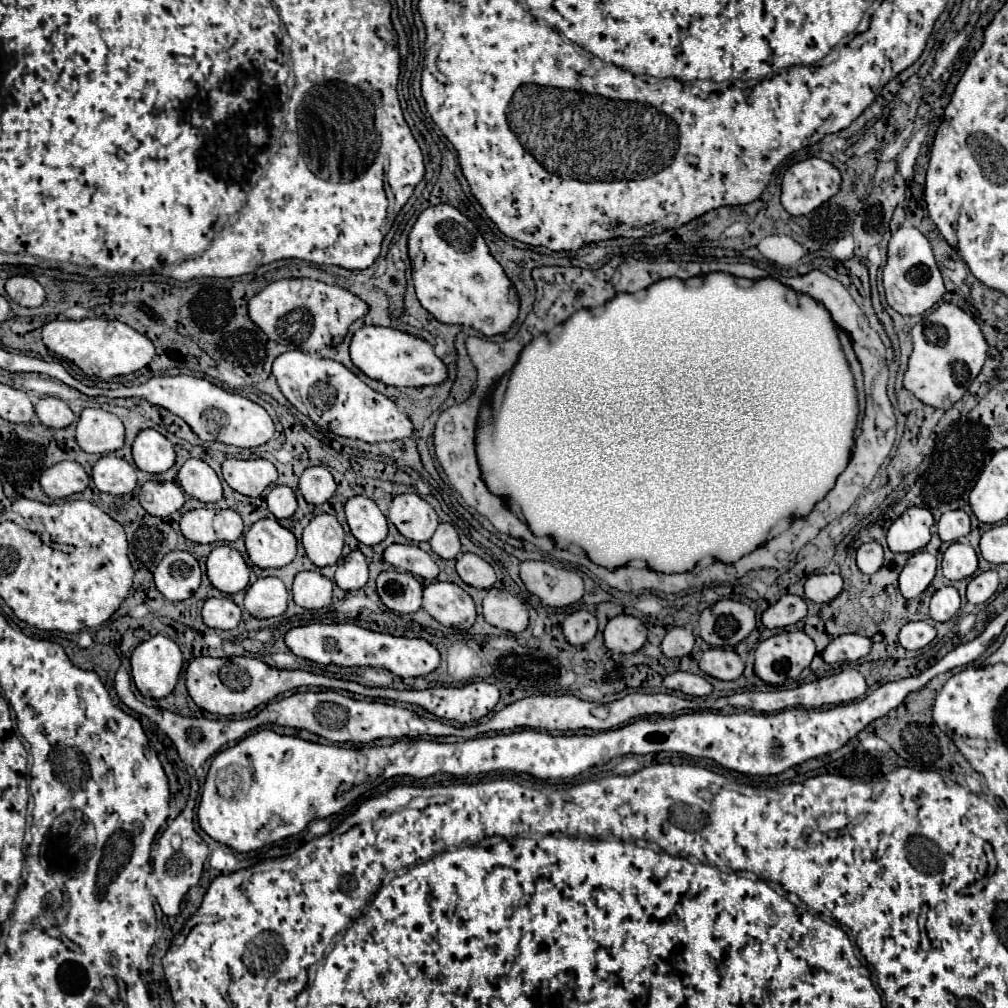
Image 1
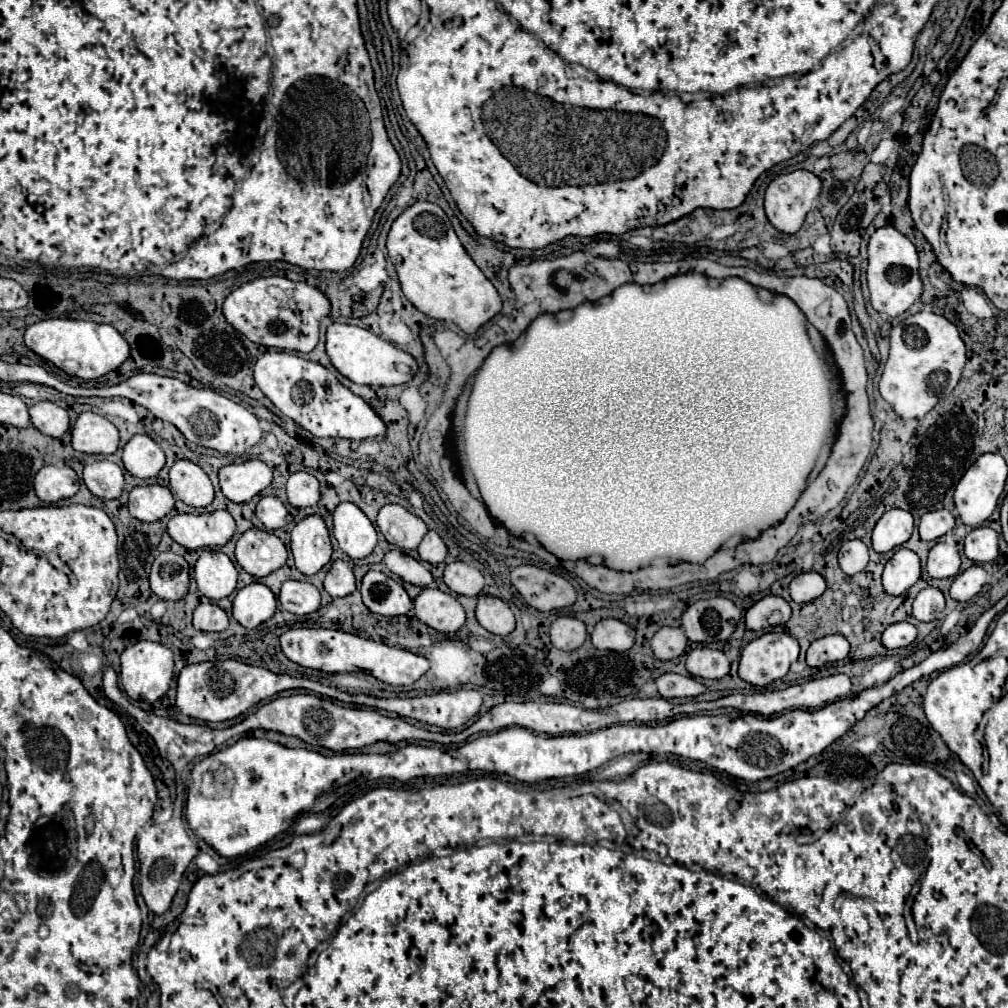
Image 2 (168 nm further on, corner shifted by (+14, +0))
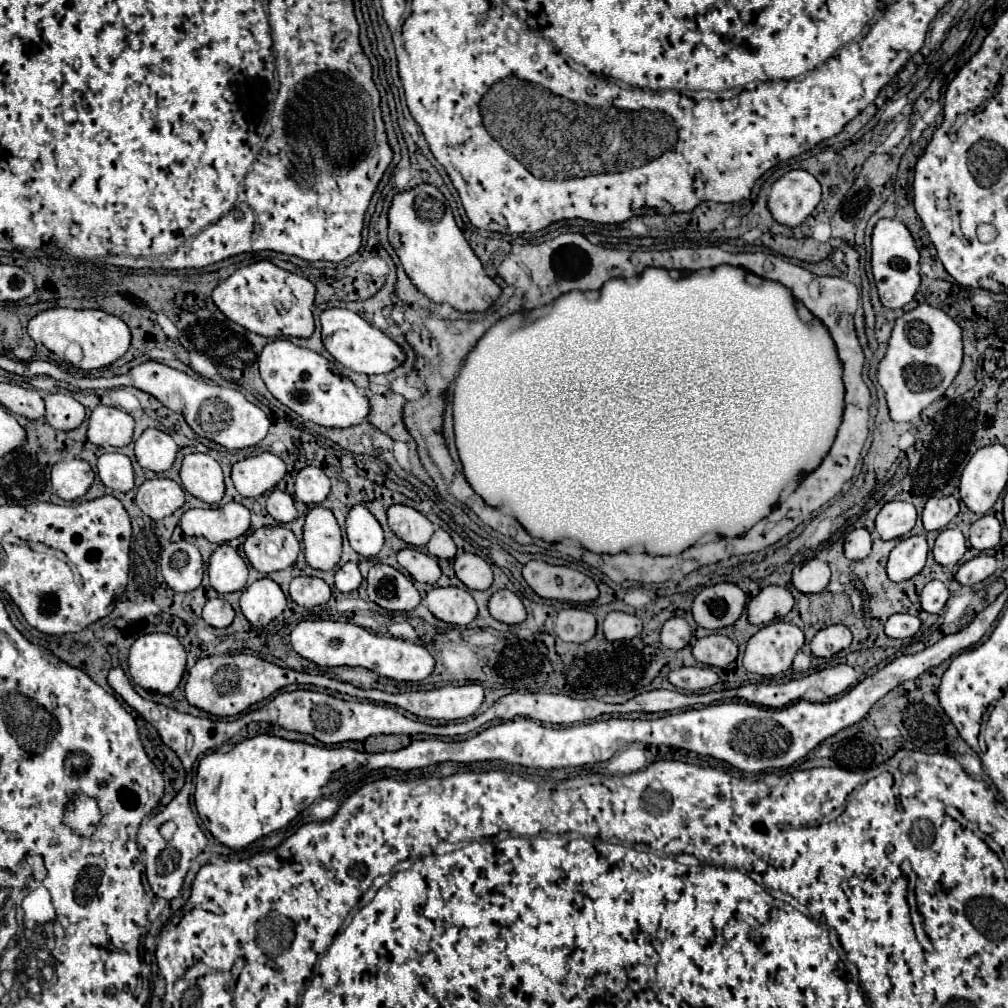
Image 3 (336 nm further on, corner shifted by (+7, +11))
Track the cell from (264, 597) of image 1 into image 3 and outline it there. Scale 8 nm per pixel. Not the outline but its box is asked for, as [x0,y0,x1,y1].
[240,578,286,626]

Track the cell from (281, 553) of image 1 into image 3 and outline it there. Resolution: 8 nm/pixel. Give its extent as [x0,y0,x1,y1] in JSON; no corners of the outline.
[244,526,300,572]

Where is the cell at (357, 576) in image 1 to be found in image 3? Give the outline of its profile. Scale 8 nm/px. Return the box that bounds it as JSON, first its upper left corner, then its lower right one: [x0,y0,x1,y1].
[334,562,362,592]

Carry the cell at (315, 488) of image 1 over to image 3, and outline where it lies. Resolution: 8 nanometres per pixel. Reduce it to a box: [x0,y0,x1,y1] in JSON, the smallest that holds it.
[296,466,330,504]

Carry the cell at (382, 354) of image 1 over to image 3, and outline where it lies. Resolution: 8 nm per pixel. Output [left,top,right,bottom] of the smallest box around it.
[320,308,406,374]

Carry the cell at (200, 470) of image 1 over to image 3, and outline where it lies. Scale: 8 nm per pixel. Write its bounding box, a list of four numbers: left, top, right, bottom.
[180,452,224,504]

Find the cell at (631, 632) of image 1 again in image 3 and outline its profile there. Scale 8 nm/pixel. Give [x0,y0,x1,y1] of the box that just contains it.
[604,612,642,640]

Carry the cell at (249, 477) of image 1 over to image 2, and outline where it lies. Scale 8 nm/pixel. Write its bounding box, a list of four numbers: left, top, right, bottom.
[219,459,273,503]

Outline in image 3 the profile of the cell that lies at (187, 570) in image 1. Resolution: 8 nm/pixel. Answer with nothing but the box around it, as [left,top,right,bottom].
[160,540,204,592]

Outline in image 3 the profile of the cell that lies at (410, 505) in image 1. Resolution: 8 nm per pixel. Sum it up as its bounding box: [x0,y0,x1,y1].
[388,504,434,546]

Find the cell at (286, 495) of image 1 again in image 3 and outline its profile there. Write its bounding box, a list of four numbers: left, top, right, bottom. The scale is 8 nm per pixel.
[266,490,298,524]

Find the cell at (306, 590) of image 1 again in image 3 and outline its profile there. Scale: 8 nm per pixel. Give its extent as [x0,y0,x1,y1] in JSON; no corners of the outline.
[290,576,332,608]

